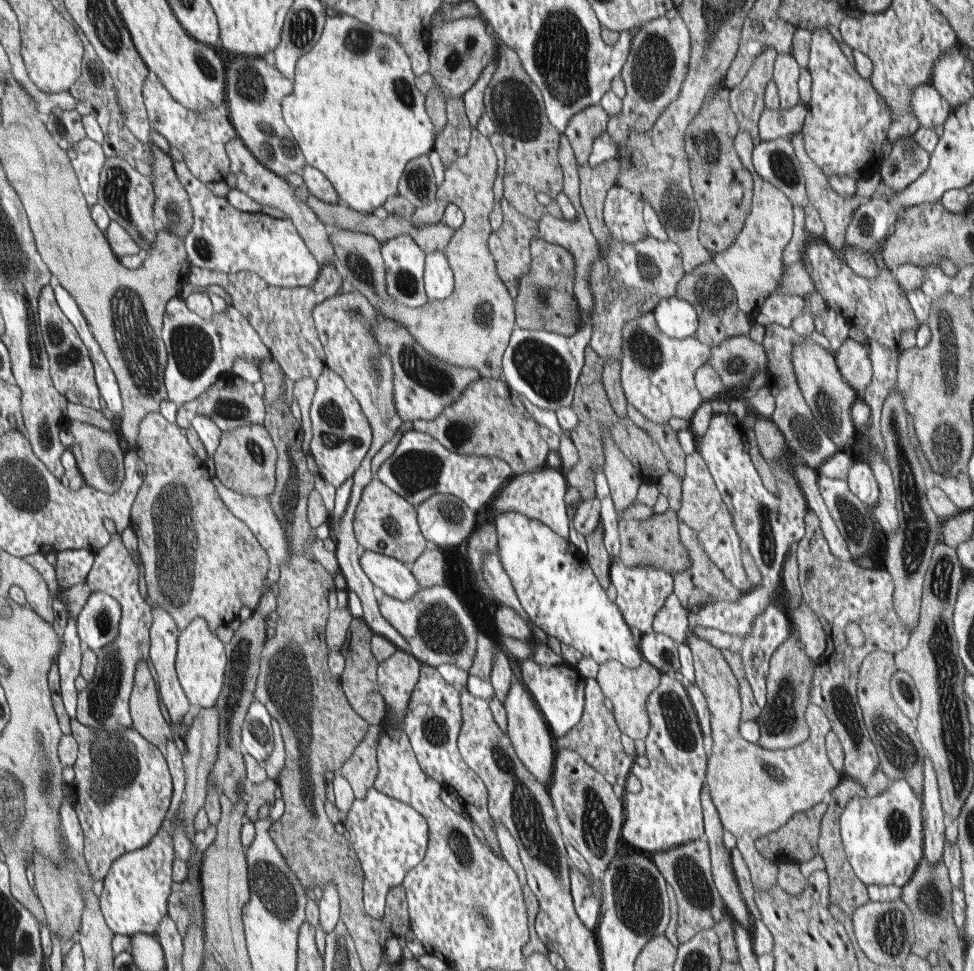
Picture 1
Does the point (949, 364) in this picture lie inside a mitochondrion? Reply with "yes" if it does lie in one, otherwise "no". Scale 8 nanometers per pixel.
yes

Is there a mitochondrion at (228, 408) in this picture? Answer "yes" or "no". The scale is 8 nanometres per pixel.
yes

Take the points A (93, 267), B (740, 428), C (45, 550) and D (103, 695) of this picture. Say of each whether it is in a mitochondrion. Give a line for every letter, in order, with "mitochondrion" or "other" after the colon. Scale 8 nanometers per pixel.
A: other
B: other
C: other
D: mitochondrion

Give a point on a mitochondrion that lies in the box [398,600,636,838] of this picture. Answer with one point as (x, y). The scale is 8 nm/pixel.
(434, 730)

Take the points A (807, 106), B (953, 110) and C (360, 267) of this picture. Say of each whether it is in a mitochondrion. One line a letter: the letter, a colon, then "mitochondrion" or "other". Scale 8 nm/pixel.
A: other
B: other
C: mitochondrion

